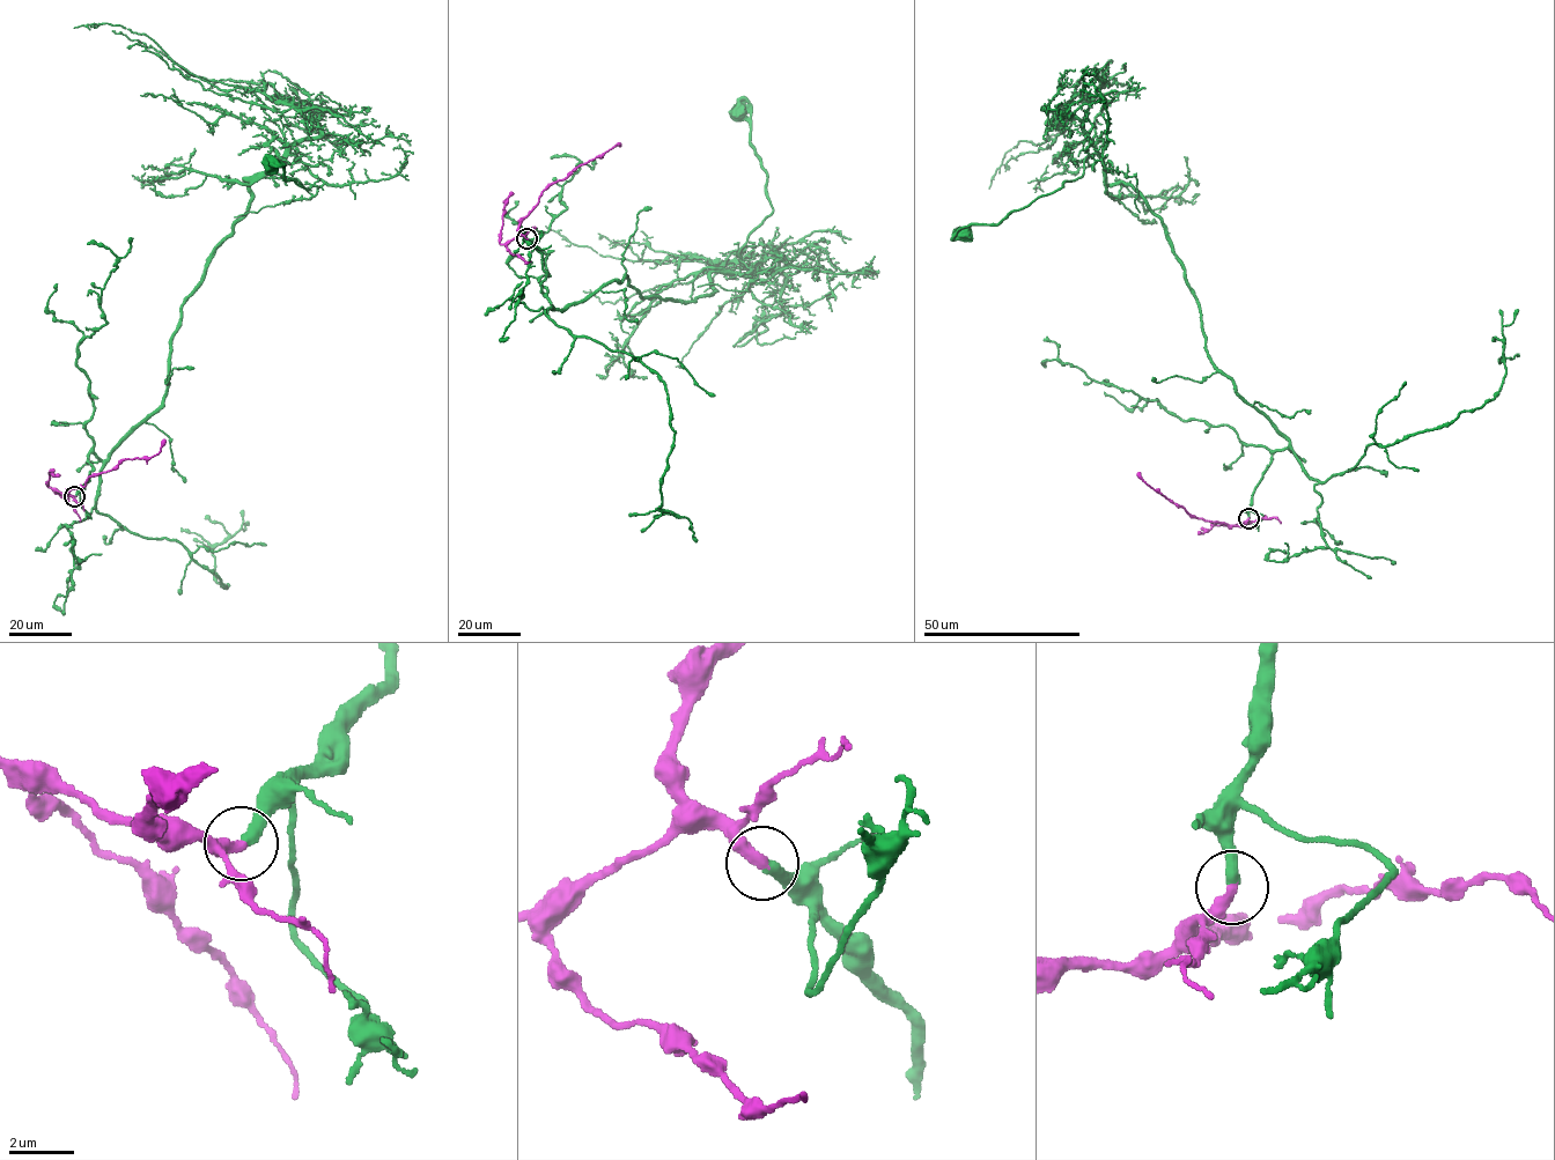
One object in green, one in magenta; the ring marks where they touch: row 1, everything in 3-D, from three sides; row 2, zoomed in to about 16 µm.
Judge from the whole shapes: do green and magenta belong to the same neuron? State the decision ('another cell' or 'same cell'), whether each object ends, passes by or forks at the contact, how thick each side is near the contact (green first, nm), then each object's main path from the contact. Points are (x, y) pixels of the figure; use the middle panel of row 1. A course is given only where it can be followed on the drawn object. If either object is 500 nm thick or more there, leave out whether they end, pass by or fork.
same cell; green ends; magenta ends; calibres 400 and 400 nm; course green (527, 239), (560, 310), (624, 275), (691, 302), (749, 273), (773, 211), (736, 115); course magenta (527, 239), (520, 233), (518, 224), (537, 204), (540, 193), (577, 167), (620, 145)

